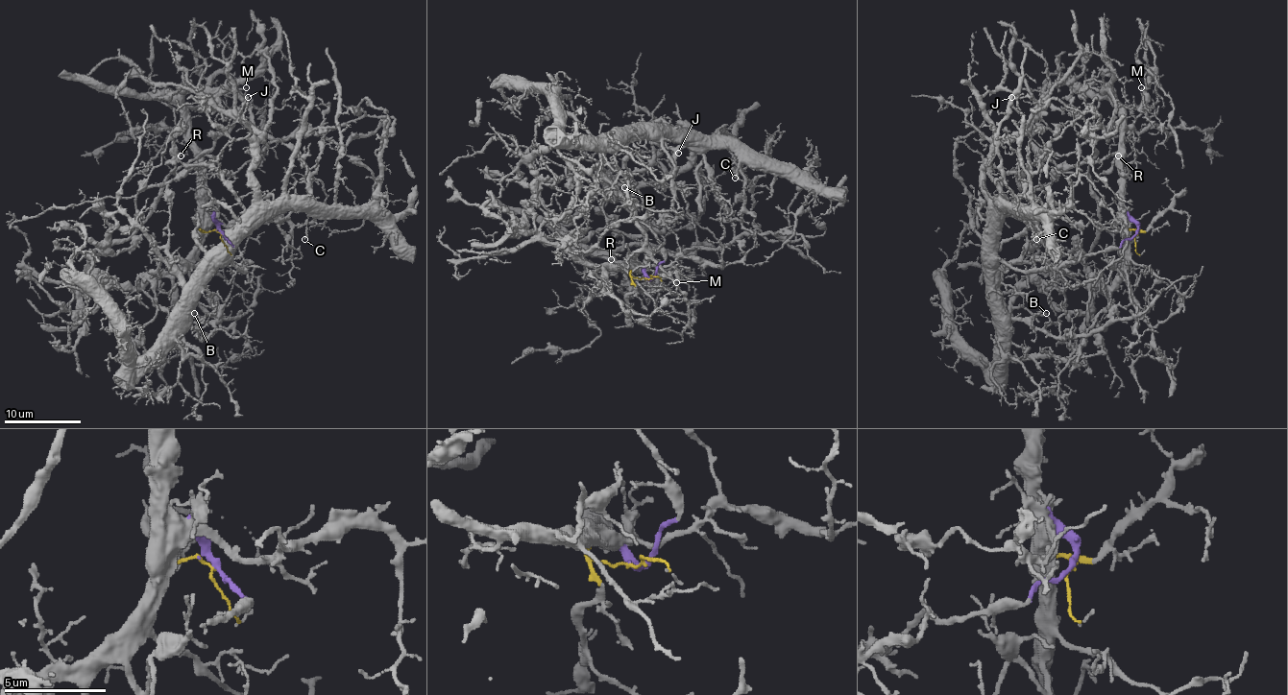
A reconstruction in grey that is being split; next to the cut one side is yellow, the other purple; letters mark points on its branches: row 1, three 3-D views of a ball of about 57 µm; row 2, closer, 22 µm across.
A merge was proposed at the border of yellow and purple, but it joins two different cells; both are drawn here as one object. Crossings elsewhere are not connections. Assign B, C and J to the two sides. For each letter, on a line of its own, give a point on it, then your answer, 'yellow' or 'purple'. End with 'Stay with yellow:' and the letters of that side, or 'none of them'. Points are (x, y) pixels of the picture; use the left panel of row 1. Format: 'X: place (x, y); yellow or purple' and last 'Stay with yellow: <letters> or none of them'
B: place (194, 313); purple
C: place (304, 239); purple
J: place (248, 97); purple
Stay with yellow: none of them

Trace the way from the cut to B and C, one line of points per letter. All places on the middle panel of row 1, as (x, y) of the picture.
B: (651, 278), (663, 259), (659, 238), (603, 177), (601, 152), (609, 140), (615, 140), (617, 175), (624, 188)
C: (651, 278), (663, 259), (659, 238), (603, 177), (605, 144), (684, 136), (732, 152), (734, 179)

